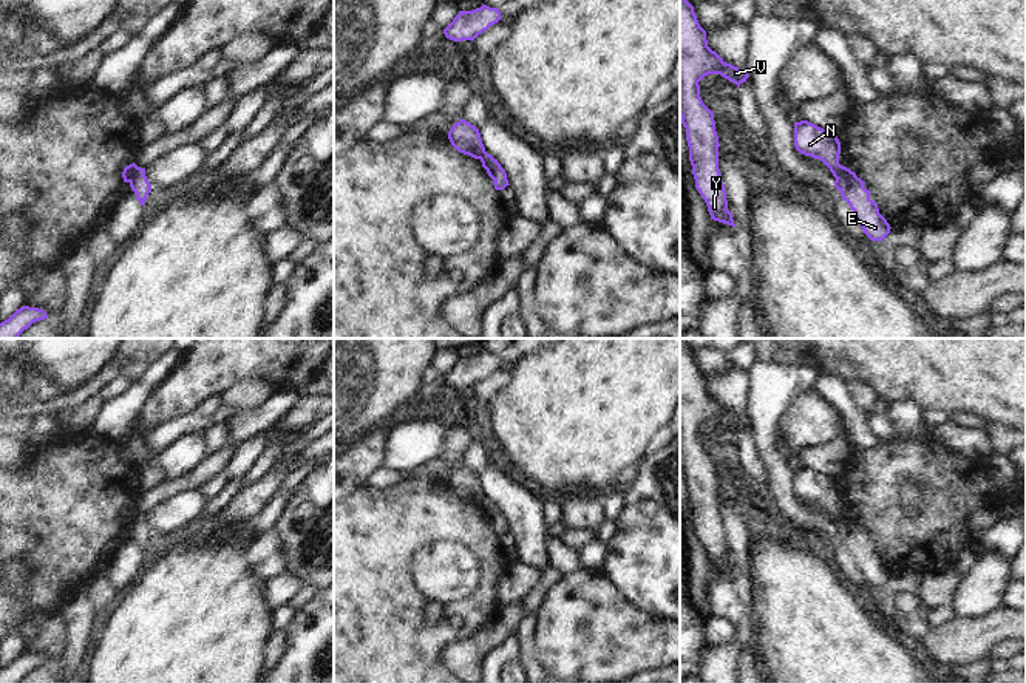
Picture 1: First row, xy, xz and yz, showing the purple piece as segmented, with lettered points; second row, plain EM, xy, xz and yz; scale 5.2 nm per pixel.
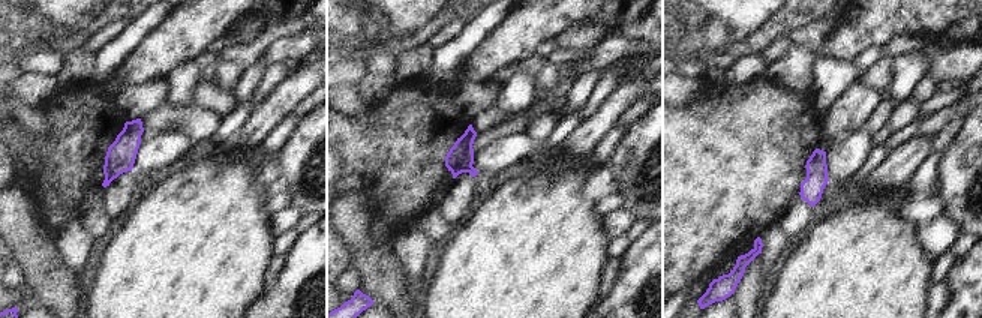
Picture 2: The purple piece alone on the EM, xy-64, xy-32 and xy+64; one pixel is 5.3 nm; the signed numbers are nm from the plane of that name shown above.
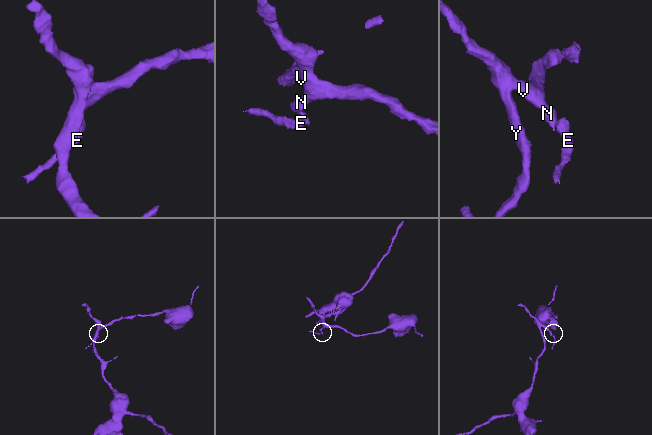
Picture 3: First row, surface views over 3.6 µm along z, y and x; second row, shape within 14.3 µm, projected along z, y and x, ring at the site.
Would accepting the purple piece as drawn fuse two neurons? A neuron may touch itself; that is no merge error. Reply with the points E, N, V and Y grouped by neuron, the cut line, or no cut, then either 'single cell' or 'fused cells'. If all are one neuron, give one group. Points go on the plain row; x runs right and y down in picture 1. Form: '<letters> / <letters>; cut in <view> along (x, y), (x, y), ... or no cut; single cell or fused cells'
E / N V Y; cut in xy along (138, 513), (130, 529); fused cells

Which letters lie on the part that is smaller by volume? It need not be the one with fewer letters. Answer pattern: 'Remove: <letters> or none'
Remove: E

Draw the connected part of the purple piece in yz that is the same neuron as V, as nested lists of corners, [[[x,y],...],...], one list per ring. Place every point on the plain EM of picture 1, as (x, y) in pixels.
[[[680,340],[680,464],[686,474],[695,535],[705,545],[711,566],[736,573],[719,516],[720,490],[714,459],[700,443],[698,428],[708,420],[720,420],[737,434],[749,423],[708,392],[706,377],[700,372],[694,352]]]

